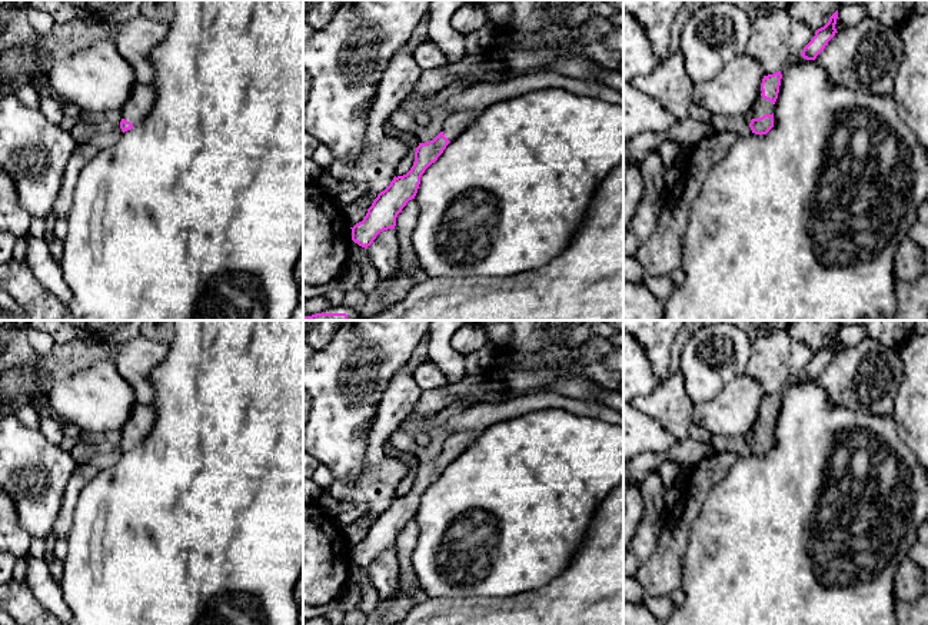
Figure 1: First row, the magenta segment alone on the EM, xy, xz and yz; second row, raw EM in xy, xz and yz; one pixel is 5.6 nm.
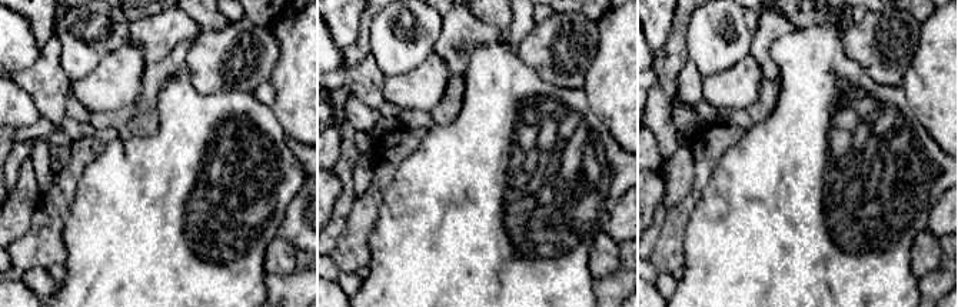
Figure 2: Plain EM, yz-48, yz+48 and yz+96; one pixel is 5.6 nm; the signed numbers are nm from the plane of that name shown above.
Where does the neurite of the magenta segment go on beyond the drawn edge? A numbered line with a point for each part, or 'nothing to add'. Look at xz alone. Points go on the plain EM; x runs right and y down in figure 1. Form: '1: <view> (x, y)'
1: xz (456, 442)

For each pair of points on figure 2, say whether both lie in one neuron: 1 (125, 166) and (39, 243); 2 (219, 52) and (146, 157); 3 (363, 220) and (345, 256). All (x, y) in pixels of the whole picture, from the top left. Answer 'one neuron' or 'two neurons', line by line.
1: two neurons
2: two neurons
3: one neuron

